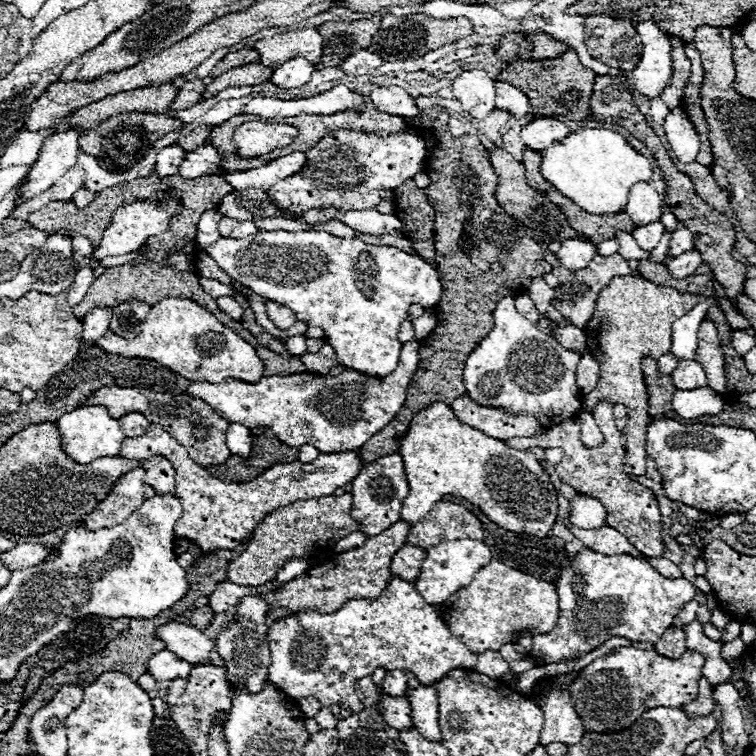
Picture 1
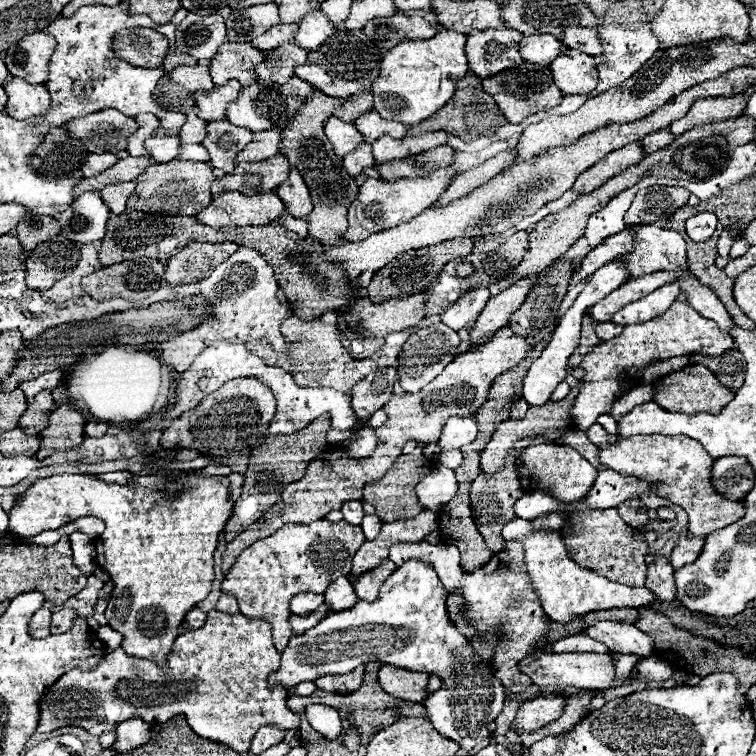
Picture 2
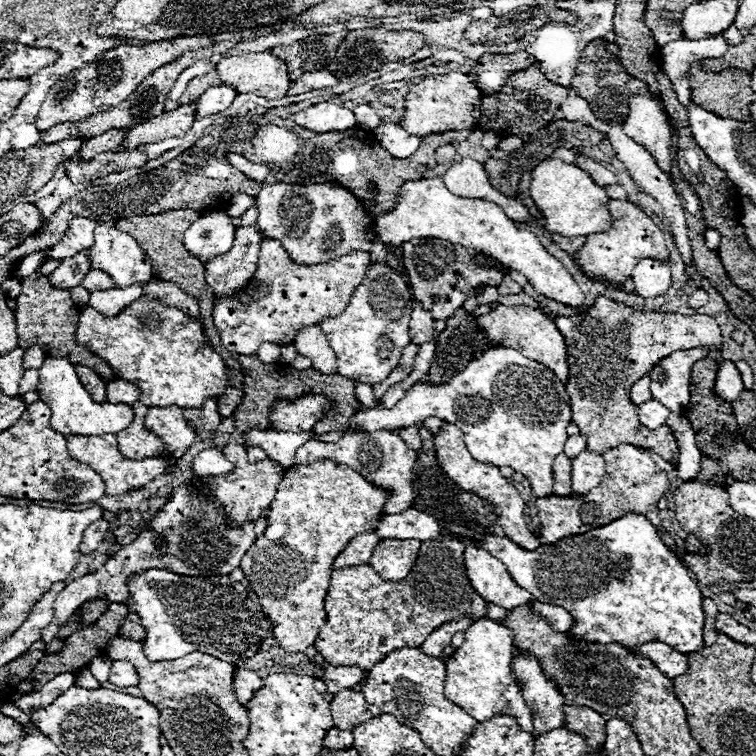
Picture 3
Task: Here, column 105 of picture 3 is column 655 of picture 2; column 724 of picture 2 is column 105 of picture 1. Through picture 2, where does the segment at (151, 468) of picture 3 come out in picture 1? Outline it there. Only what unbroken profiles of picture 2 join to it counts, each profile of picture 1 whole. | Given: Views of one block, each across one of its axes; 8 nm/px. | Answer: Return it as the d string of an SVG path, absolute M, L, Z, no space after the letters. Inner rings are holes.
M136 468L120 478L112 492L94 508L92 514L84 518L88 530L96 528L112 528L122 524L132 512L144 502L144 470Z

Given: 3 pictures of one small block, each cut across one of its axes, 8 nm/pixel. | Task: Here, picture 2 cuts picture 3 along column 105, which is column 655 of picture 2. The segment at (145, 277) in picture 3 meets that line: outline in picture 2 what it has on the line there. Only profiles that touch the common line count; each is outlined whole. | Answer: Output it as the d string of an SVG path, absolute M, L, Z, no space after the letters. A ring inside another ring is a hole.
M644 224L636 232L636 246L620 260L628 266L632 278L660 272L676 270L686 266L686 242L680 232L658 228L654 224Z

